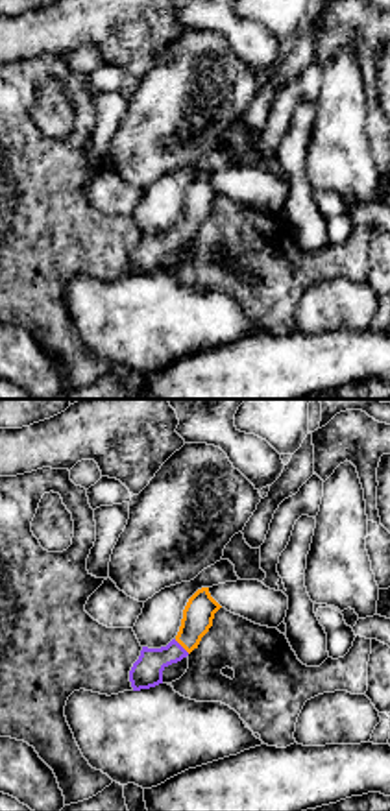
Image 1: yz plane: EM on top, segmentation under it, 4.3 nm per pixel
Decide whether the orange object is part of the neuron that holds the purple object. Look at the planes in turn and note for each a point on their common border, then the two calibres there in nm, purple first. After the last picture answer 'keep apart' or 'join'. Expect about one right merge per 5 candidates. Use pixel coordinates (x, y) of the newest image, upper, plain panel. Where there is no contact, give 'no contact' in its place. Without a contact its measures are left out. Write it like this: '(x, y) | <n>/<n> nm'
(180, 231) | 140/140 nm

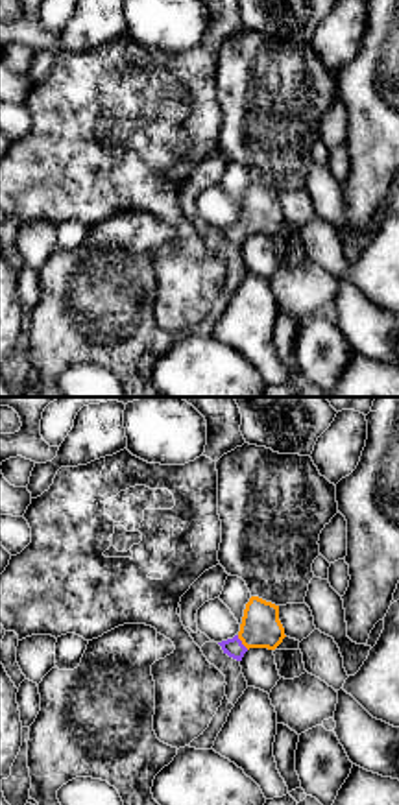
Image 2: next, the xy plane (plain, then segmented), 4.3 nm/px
(241, 229) | 80/180 nm

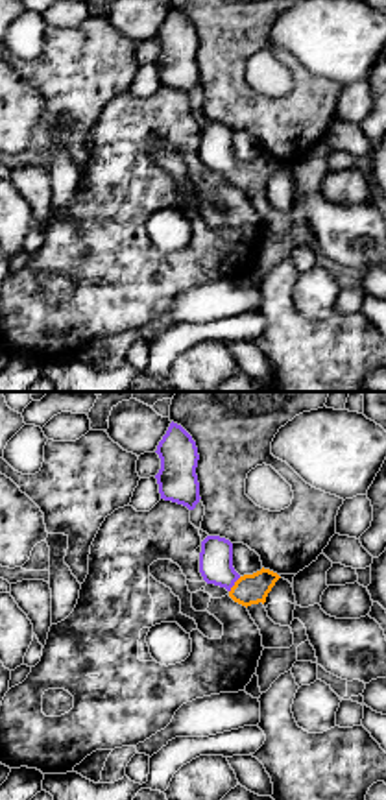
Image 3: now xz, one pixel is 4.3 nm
(233, 170) | 140/130 nm

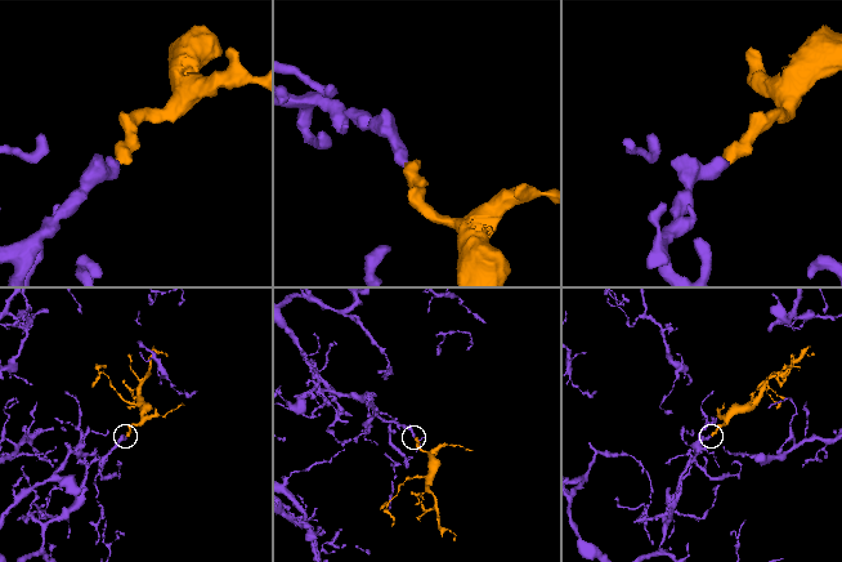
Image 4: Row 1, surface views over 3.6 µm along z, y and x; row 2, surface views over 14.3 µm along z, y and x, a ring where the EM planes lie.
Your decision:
join

